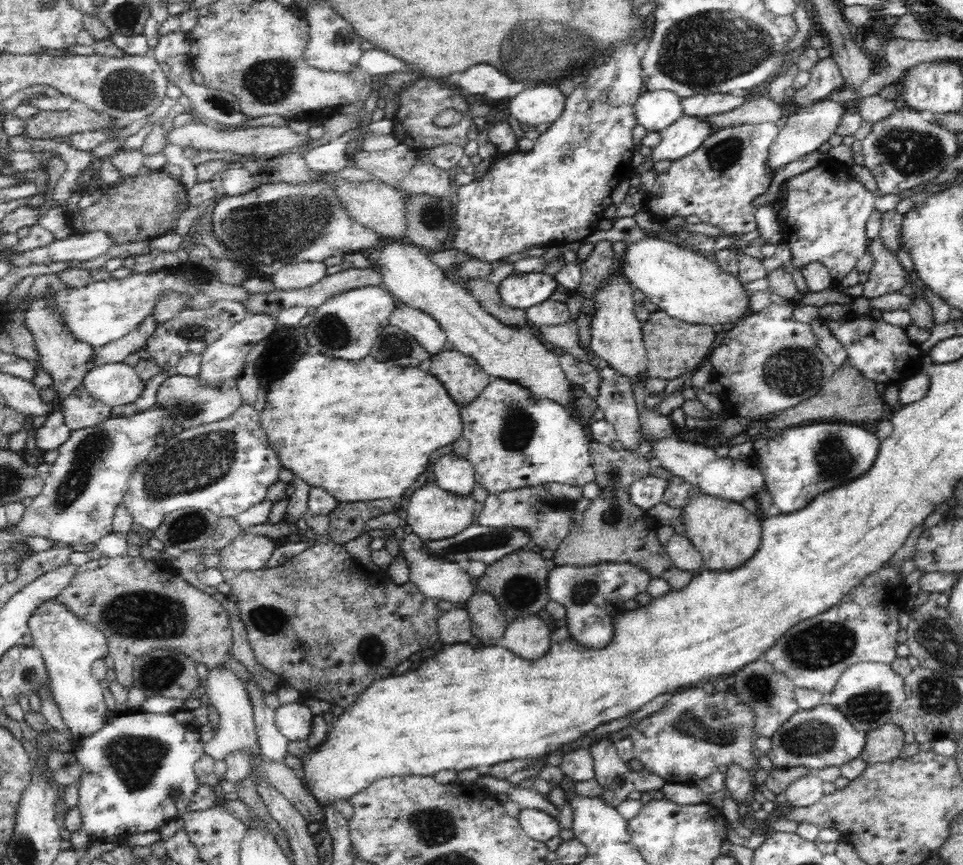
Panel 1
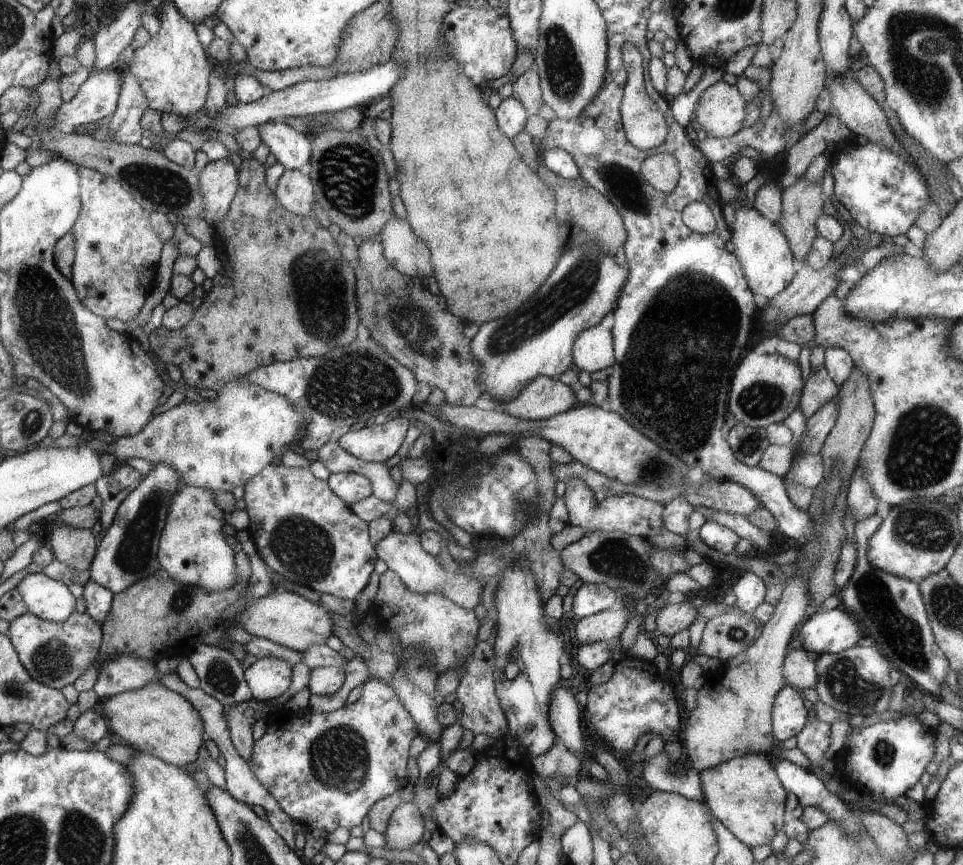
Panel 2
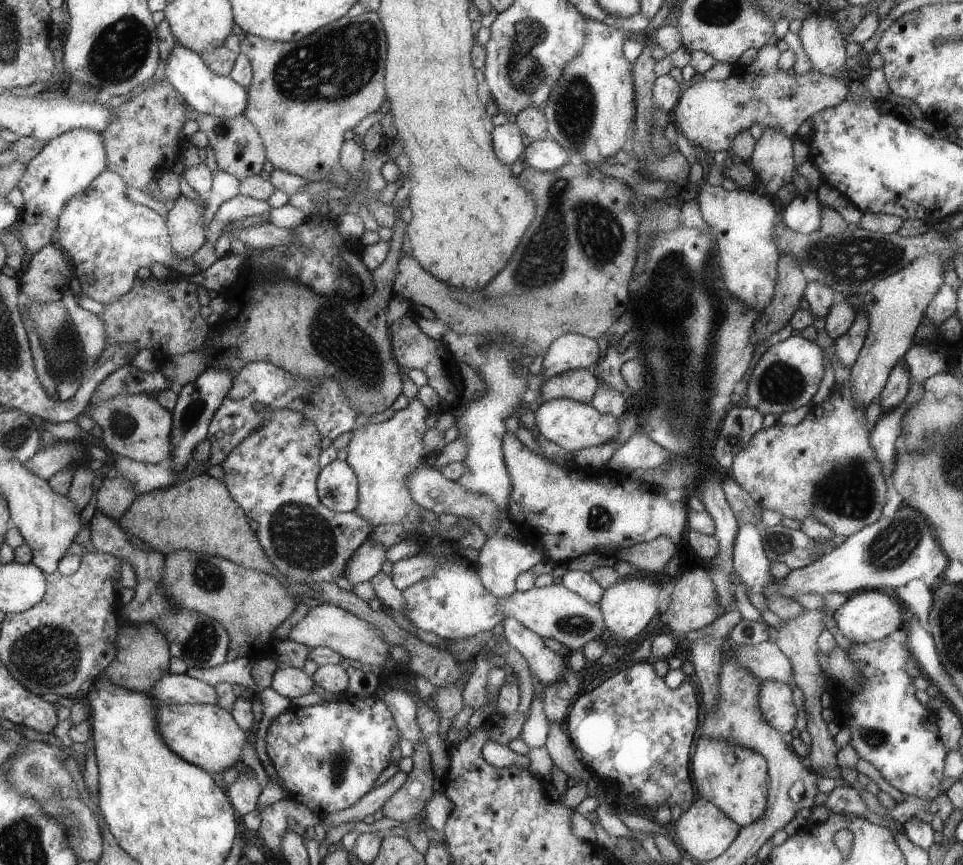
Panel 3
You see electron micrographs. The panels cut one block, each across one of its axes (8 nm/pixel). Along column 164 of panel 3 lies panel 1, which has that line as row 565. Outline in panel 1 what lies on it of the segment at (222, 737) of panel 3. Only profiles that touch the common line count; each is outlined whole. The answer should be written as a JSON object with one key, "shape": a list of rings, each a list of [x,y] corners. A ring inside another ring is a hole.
{"shape":[[[699,492],[697,497],[682,508],[684,532],[702,555],[704,569],[712,572],[740,568],[760,548],[761,522],[760,514],[751,514],[740,503],[706,493]]]}

